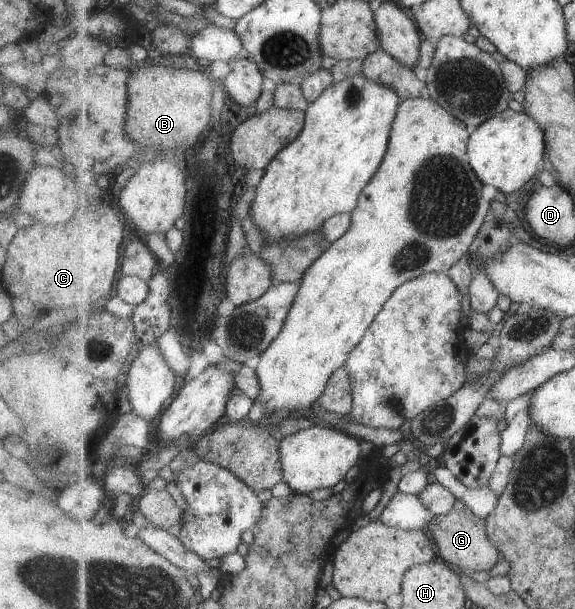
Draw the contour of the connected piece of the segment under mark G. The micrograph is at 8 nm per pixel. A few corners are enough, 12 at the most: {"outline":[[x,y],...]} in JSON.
{"outline":[[462,500],[428,526],[439,555],[461,570],[502,559],[487,519]]}

